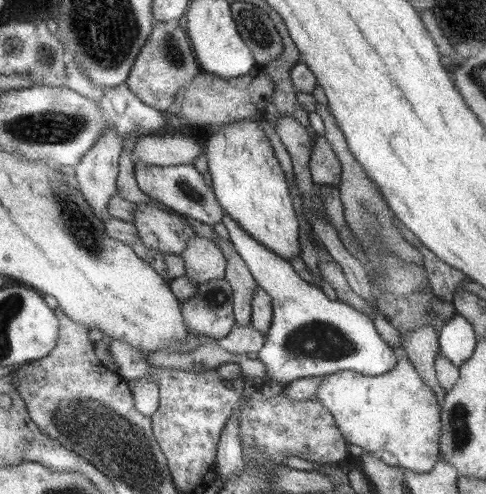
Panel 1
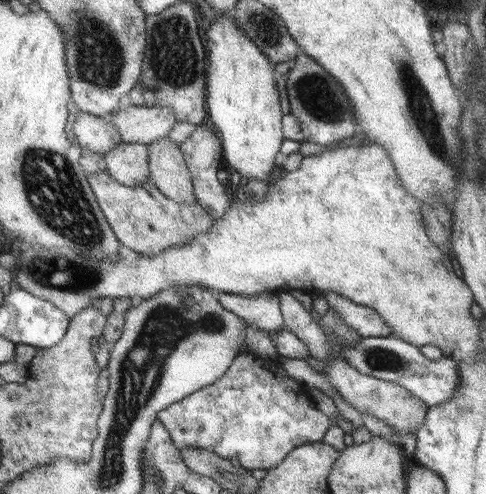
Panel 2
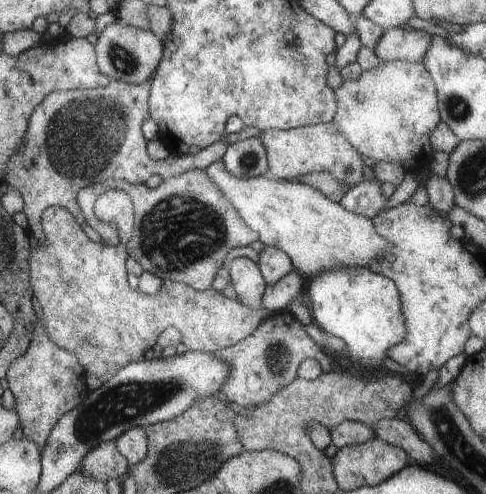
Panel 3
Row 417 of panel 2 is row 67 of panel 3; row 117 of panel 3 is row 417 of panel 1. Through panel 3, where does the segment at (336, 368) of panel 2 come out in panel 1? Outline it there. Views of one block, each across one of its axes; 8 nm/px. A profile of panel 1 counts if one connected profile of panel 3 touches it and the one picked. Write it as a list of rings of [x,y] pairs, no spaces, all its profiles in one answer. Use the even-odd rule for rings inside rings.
[[[401,356],[393,370],[381,376],[363,376],[353,370],[341,370],[321,378],[315,398],[333,414],[339,432],[351,446],[363,448],[363,452],[391,452],[395,466],[411,470],[415,474],[427,474],[441,458],[439,430],[441,430],[441,406],[435,390],[423,384],[415,366]]]

